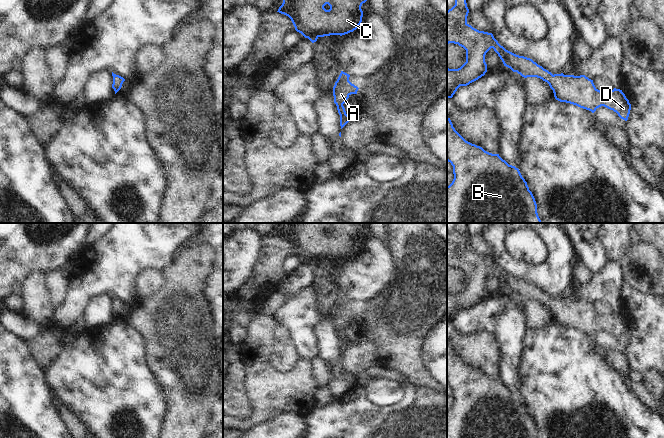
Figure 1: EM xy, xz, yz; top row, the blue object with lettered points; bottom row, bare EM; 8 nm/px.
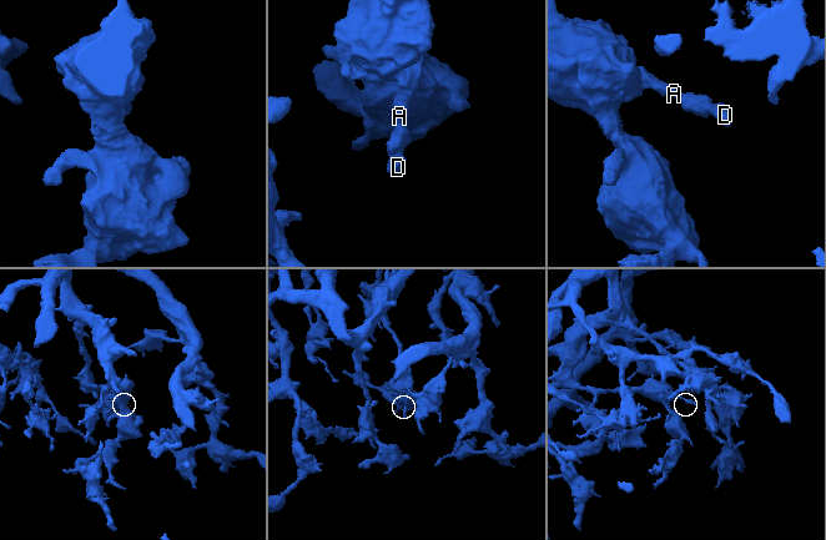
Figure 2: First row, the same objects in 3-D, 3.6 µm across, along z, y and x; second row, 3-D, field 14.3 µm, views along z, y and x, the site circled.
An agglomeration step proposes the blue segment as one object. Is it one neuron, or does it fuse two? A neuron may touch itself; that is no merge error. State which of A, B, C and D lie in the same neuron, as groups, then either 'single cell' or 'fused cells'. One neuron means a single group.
groups A B C D; single cell

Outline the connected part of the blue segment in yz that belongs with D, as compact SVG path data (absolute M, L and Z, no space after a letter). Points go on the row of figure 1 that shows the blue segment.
M455 0L455 5L447 11L447 44L458 44L466 50L466 62L460 68L447 68L447 99L452 98L460 86L467 86L485 75L485 55L493 48L504 66L513 72L524 78L537 77L547 82L556 100L592 113L604 106L616 112L621 119L628 120L631 104L622 90L614 88L602 92L585 75L553 75L532 59L506 50L492 33L473 28L467 23L468 13L466 0Z

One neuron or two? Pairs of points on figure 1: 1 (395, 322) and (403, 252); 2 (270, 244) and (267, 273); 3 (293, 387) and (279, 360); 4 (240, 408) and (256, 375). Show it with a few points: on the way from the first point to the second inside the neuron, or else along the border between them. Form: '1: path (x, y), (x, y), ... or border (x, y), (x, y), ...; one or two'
1: path (403, 305), (403, 269); one
2: path (270, 251), (269, 266); one
3: border (271, 352), (272, 367), (281, 372), (293, 368); two
4: border (244, 371), (250, 403), (247, 417); two

